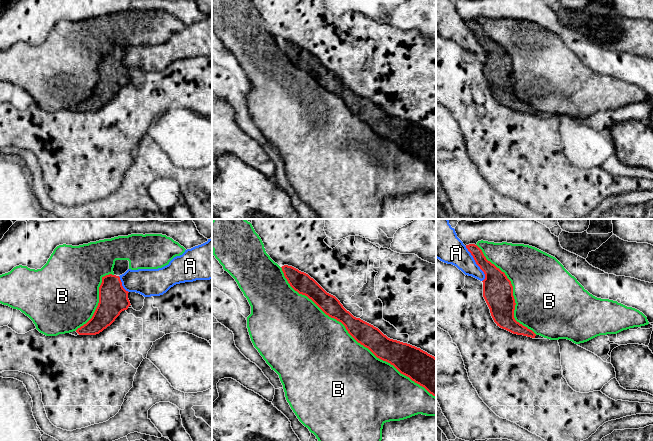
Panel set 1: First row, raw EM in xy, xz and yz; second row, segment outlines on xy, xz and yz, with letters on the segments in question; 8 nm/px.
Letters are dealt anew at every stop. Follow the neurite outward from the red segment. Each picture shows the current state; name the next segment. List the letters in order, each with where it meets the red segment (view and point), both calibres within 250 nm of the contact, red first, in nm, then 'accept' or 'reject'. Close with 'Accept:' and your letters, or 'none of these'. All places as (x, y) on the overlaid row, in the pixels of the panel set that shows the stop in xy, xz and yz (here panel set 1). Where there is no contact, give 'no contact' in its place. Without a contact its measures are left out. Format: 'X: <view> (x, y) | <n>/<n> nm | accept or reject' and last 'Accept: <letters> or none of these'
A: yz (476, 263) | 220/220 nm | reject
B: xz (353, 337) | 180/500 nm | reject
Accept: none of these

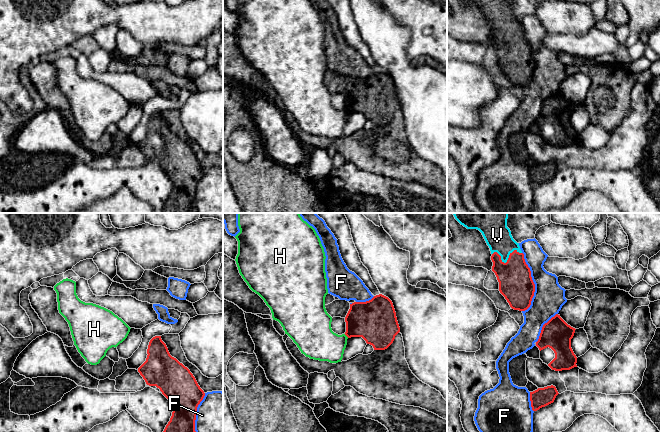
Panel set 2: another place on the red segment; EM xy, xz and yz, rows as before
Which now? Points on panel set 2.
F: yz (533, 282) | 280/260 nm | reject
H: xz (346, 335) | 320/300 nm | reject
V: yz (507, 260) | 280/220 nm | accept
Accept: V

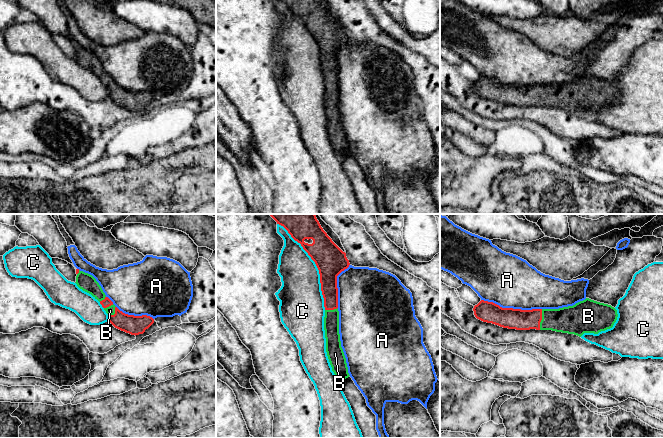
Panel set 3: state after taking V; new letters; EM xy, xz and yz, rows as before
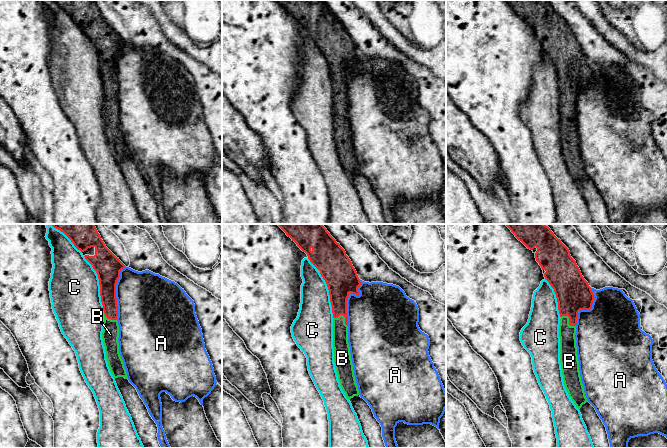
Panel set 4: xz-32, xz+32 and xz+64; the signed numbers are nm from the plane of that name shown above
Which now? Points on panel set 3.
A: yz (511, 308) | 170/420 nm | reject
B: yz (541, 319) | 170/220 nm | accept
C: xz (316, 265) | 240/320 nm | reject
Accept: B

